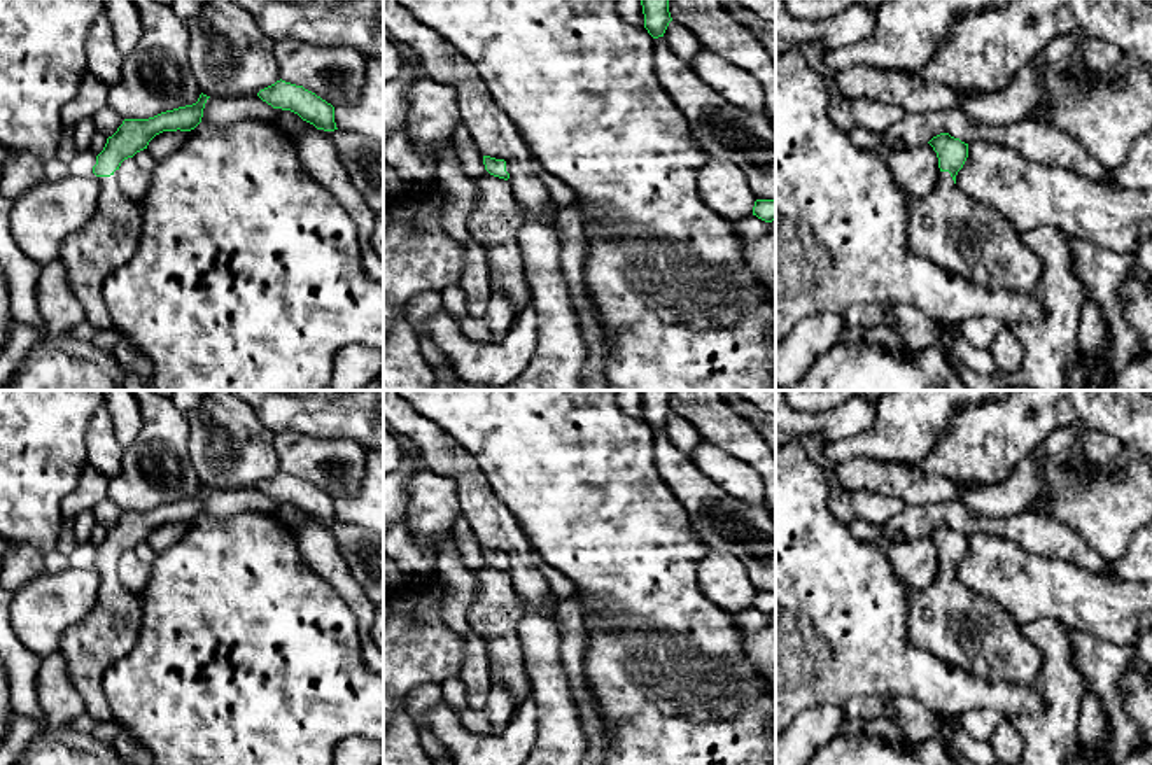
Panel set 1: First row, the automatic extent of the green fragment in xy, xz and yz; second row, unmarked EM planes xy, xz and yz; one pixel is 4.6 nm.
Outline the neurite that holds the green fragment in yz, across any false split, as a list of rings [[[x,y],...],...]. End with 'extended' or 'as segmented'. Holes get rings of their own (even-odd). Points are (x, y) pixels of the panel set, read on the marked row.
[[[949,133],[928,142],[938,158],[938,182],[923,198],[912,198],[909,208],[909,245],[914,254],[991,291],[1029,291],[1038,285],[1043,264],[1021,240],[1010,219],[966,196],[956,187],[956,175],[968,158],[968,144]]] | extended

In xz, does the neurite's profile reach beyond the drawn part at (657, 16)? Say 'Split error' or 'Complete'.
Complete

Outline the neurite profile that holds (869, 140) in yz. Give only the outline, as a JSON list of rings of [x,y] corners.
[[[853,126],[847,131],[851,144],[865,151],[884,149],[884,137],[881,133],[867,131],[863,128]]]

